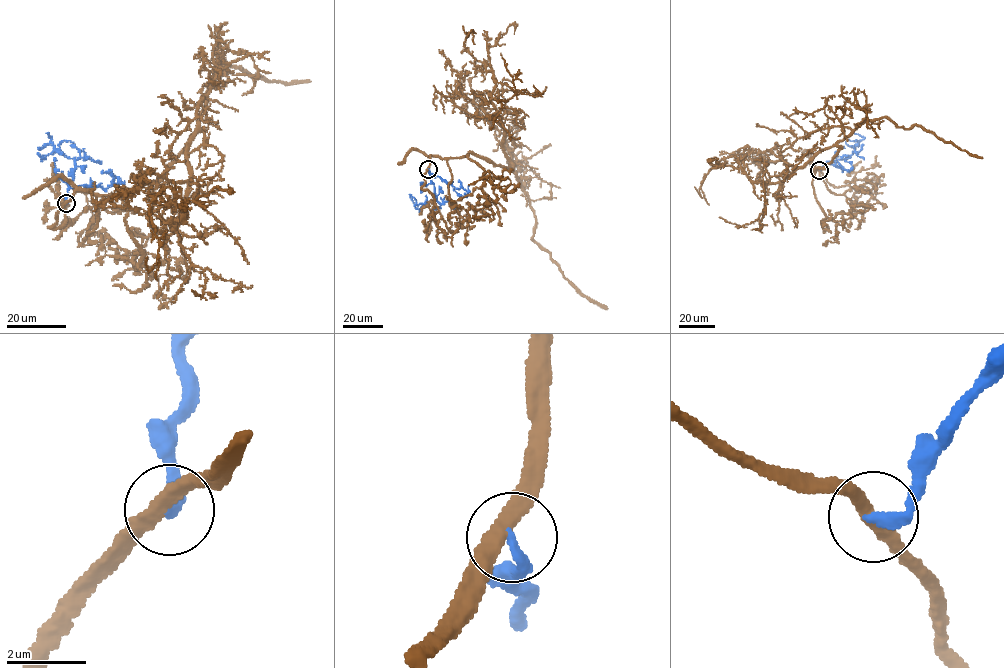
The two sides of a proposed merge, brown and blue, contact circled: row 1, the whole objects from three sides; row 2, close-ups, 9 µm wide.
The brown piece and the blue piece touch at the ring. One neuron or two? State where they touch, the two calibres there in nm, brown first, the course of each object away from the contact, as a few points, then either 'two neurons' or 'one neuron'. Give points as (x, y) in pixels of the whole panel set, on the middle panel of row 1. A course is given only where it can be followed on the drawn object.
place (428, 169); calibres 360 and 280 nm; course brown (428, 168), (431, 155), (472, 152), (512, 167), (490, 99), (492, 69), (464, 45), (471, 30), (463, 26); course blue (428, 169), (436, 200), (426, 203), (420, 212), (414, 198); two neurons

